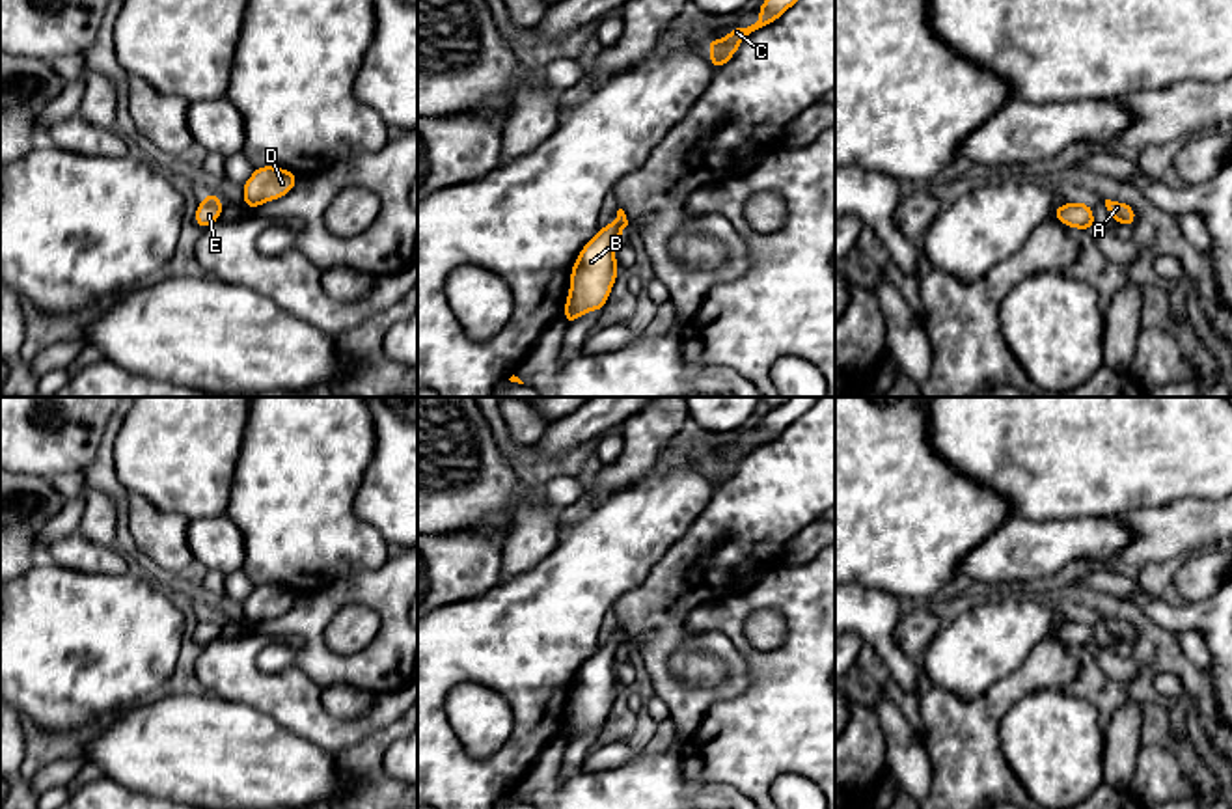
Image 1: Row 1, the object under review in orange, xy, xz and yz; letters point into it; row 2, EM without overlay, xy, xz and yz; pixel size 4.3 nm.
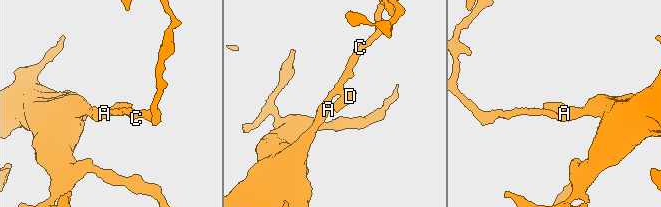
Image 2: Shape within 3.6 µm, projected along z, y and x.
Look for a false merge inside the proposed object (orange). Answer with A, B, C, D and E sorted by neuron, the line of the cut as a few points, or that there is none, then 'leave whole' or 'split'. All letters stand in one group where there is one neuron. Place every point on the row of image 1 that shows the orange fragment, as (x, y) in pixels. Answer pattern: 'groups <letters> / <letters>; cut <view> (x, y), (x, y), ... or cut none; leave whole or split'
groups A B C D E; cut none; leave whole

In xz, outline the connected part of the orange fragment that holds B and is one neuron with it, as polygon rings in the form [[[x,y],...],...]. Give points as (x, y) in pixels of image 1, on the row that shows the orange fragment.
[[[619,209],[617,218],[600,227],[596,237],[578,254],[570,270],[570,291],[563,311],[567,326],[583,313],[598,311],[606,306],[619,274],[613,246],[626,226],[626,214]]]

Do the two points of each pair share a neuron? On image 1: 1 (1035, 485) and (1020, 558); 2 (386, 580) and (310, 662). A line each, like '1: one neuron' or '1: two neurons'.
1: two neurons
2: one neuron

